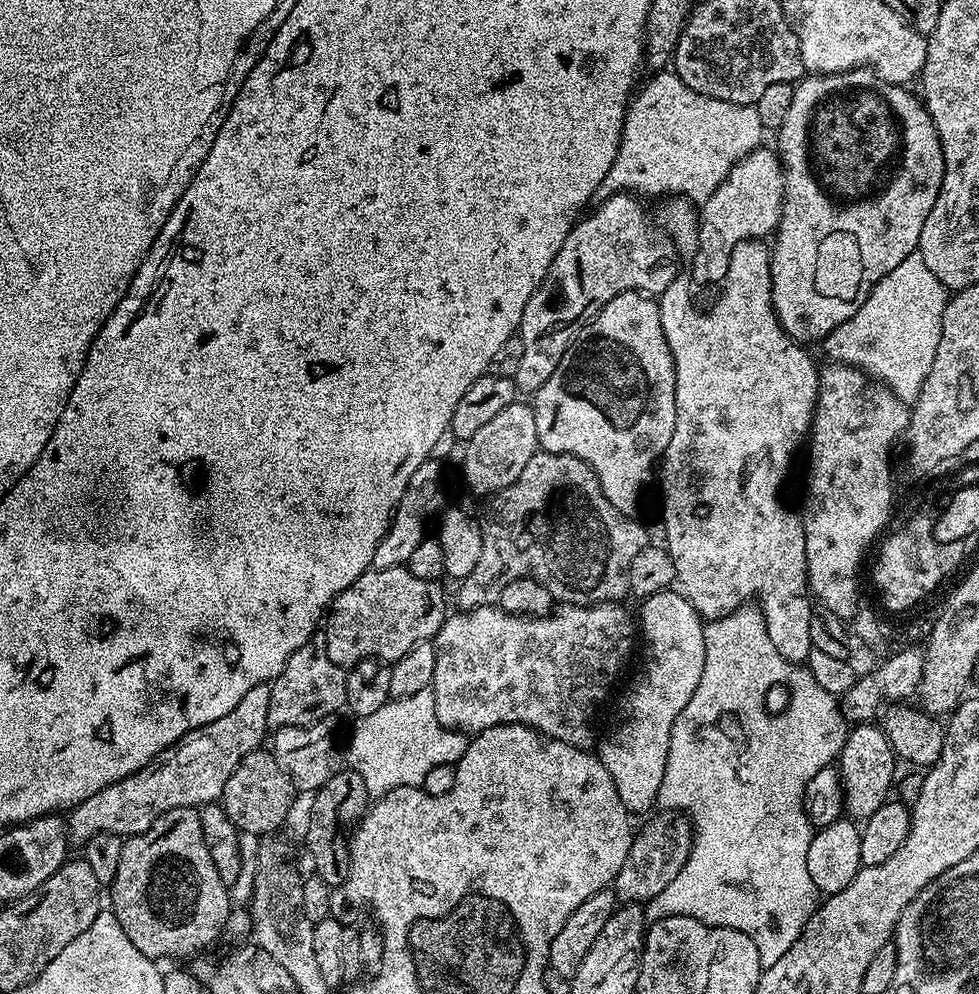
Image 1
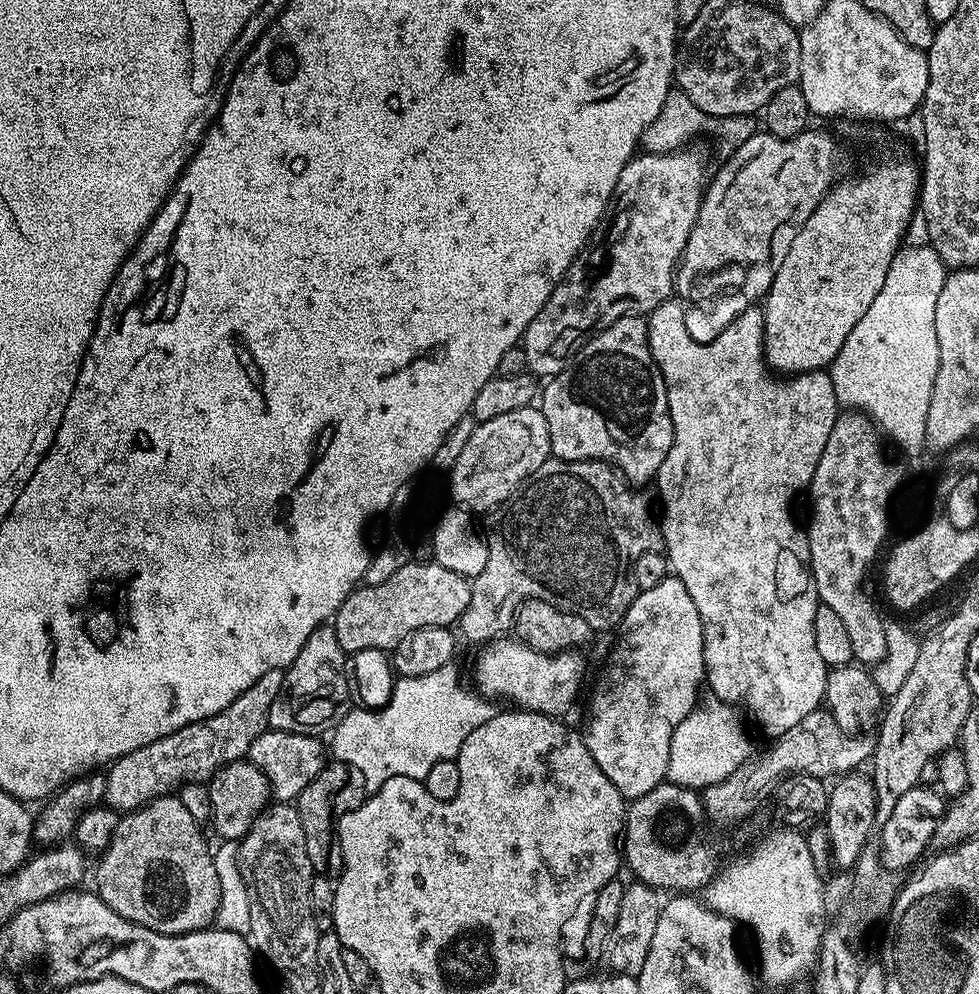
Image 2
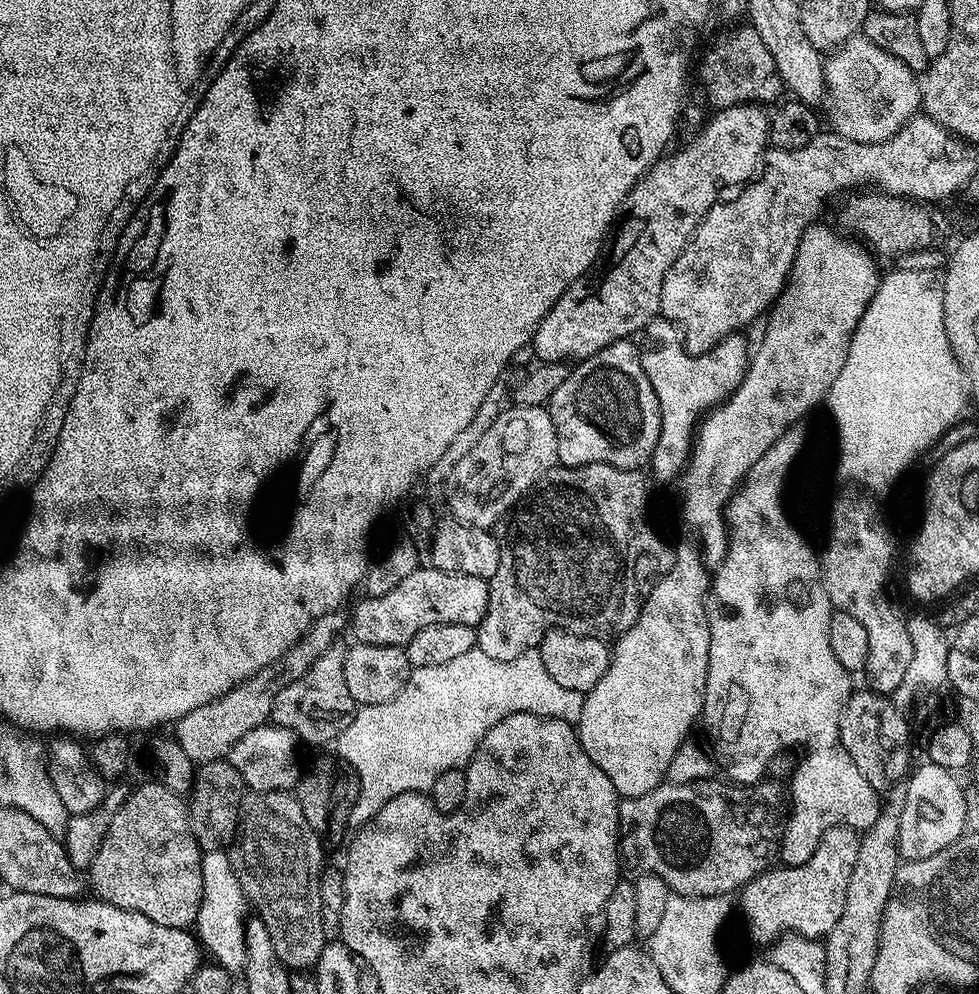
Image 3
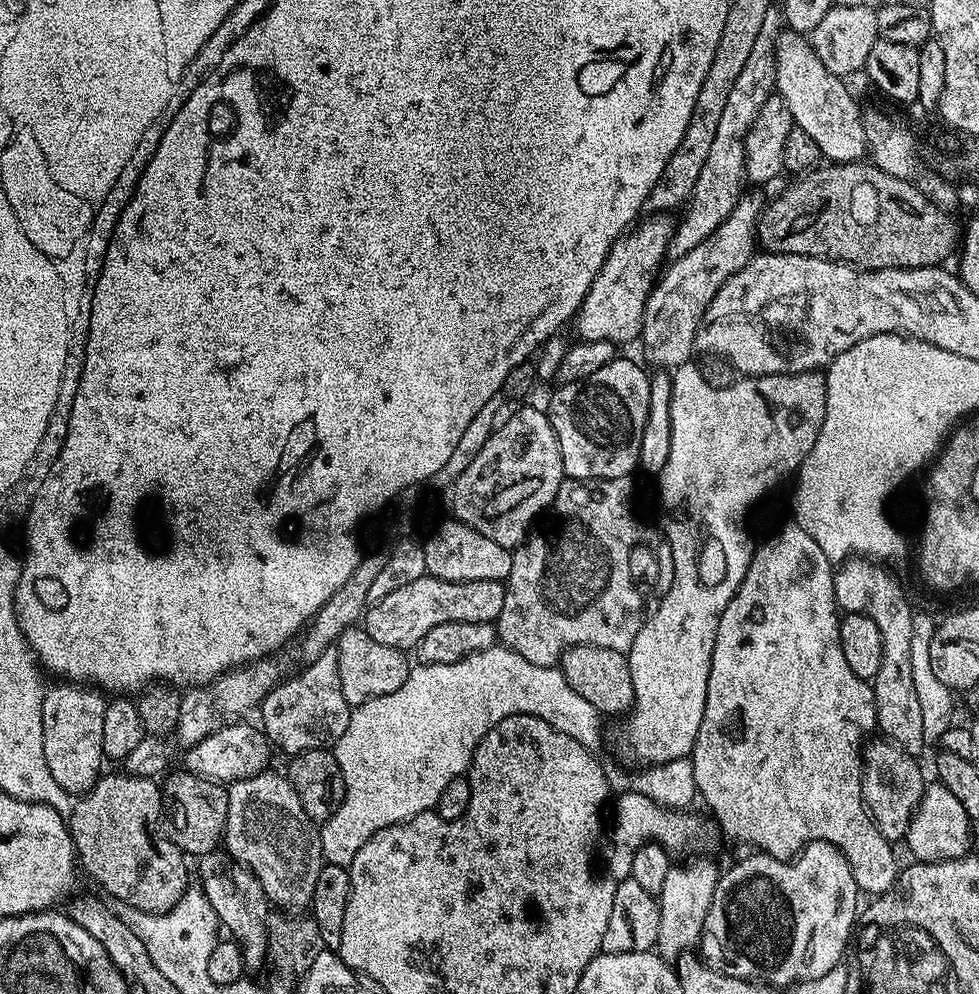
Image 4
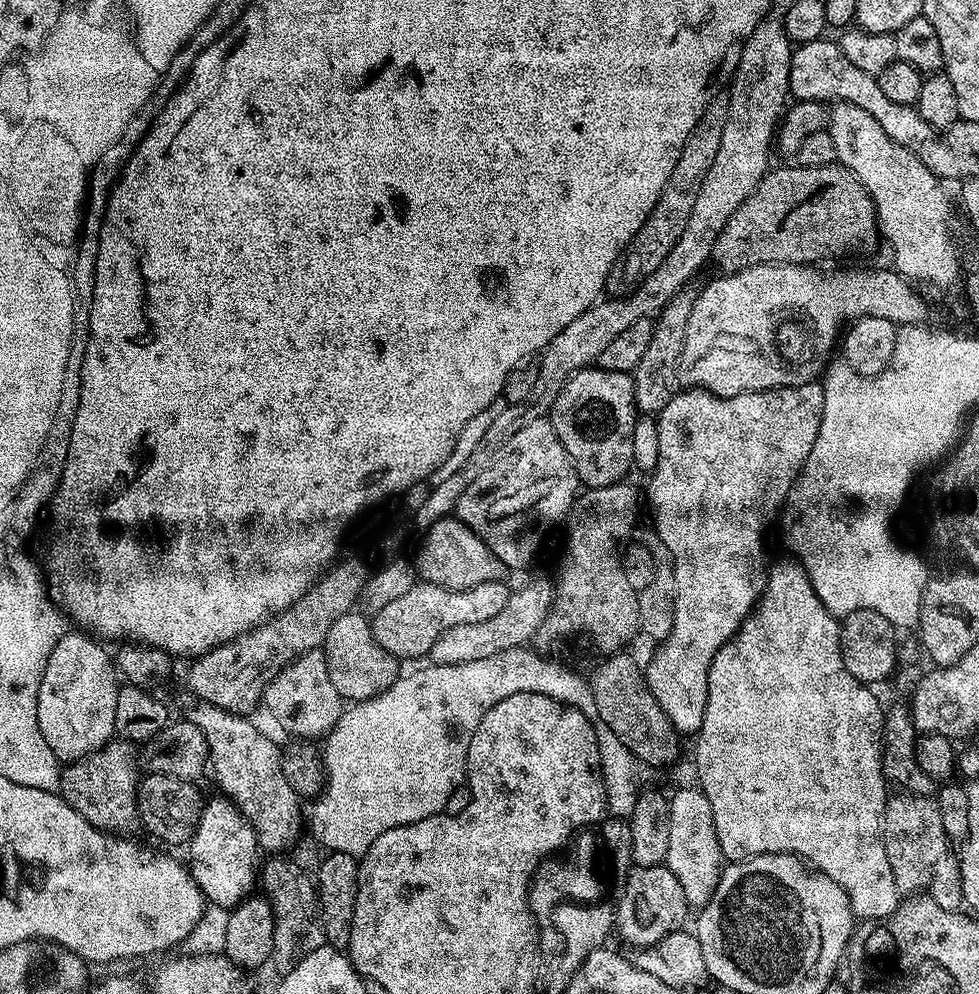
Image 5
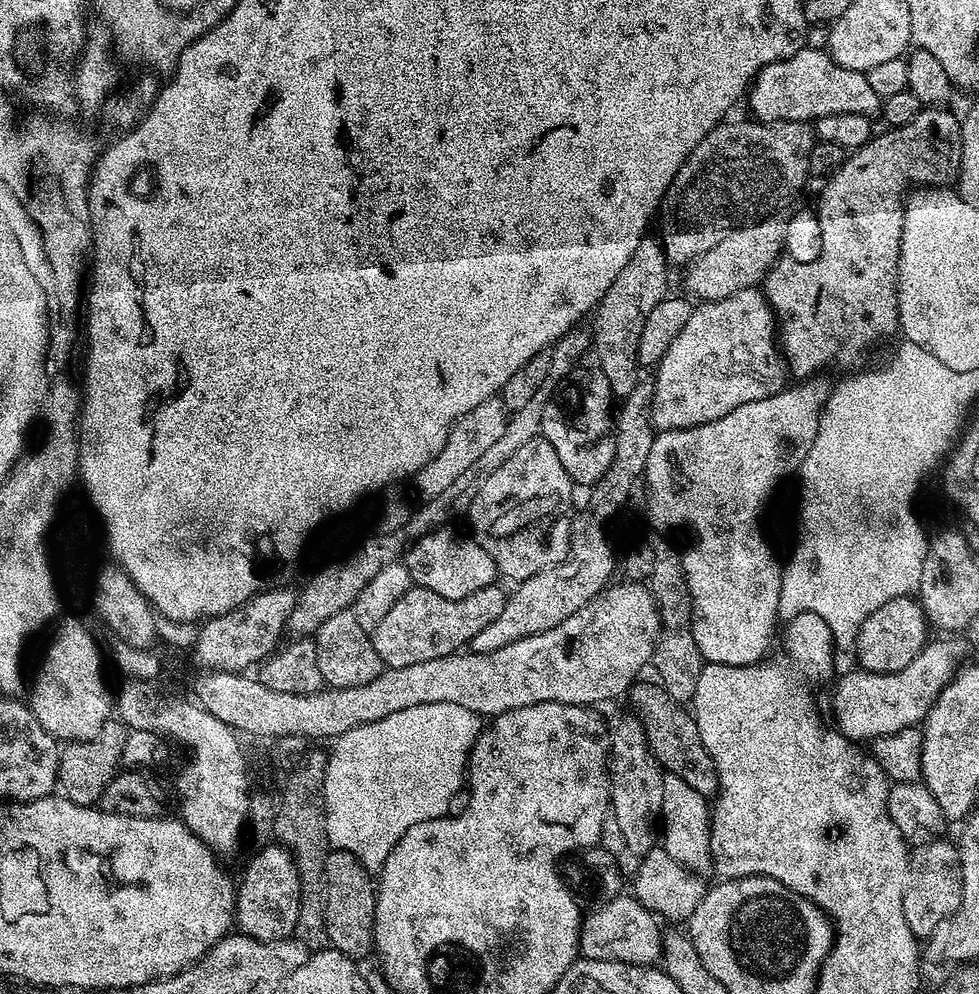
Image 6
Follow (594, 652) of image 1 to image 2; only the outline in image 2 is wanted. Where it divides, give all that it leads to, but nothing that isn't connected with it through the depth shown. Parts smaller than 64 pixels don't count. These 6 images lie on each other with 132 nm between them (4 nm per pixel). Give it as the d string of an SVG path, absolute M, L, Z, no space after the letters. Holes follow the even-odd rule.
M497 638L489 640L479 649L476 656L476 684L485 697L497 698L501 696L504 700L513 700L517 709L526 712L541 712L547 716L563 717L563 712L572 708L576 695L580 692L580 683L584 680L584 660L581 653L576 650L567 652L539 652L530 646L520 643L516 638Z

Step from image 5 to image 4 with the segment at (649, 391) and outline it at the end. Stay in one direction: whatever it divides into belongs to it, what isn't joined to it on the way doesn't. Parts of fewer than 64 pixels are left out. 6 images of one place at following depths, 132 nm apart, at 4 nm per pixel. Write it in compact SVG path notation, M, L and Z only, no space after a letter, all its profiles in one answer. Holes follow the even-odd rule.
M742 198L733 212L705 241L686 253L684 257L673 259L663 269L662 275L657 279L655 288L648 295L646 310L644 311L644 327L642 341L644 340L644 356L652 364L661 364L661 369L674 370L679 364L689 363L693 359L692 352L696 348L696 332L700 328L700 320L706 314L714 294L718 294L720 287L746 262L751 260L758 248L757 225L761 219L762 204L756 200Z

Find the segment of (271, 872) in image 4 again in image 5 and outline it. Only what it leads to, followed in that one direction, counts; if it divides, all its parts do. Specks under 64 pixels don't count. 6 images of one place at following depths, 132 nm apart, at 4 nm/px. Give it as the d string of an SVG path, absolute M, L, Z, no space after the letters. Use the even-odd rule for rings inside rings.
M193 699L193 704L186 712L186 718L202 730L202 734L208 743L208 758L210 772L216 775L220 783L219 791L227 796L235 804L236 809L250 822L250 826L256 835L256 843L261 849L265 848L268 854L283 854L293 847L301 839L300 827L305 827L306 820L300 817L301 797L296 795L294 786L286 782L286 774L282 774L282 762L280 761L281 745L275 744L264 732L259 732L251 724L247 715L236 715L226 709L220 709L209 701Z

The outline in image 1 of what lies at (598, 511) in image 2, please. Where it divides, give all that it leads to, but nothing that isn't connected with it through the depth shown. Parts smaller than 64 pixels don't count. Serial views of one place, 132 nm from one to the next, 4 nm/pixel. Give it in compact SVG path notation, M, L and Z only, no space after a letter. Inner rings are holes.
M538 450L534 454L534 458L530 458L530 462L526 462L526 470L522 470L522 474L518 474L518 478L510 486L506 486L500 492L495 493L492 502L492 513L489 514L488 521L483 521L482 524L482 554L478 558L478 566L474 566L474 570L470 570L470 574L466 574L458 584L460 593L457 594L456 600L460 603L457 605L461 609L486 608L495 605L498 600L498 582L505 584L511 580L526 578L527 576L531 580L537 580L542 586L546 586L546 590L550 590L557 601L565 604L607 604L623 601L623 596L629 595L628 571L630 564L634 556L650 544L648 532L638 521L632 520L636 518L633 518L629 513L620 512L608 504L608 499L602 494L602 486L594 474L594 470L582 458L561 452Z

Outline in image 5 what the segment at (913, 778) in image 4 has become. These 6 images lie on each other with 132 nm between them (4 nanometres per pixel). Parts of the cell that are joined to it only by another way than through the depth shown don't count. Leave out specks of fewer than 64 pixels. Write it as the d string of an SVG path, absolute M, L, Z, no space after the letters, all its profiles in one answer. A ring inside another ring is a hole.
M889 795L888 803L884 805L882 831L886 858L890 858L890 870L894 870L896 891L923 893L927 889L924 887L935 878L936 867L950 847L946 826L942 826L939 803L932 796Z

